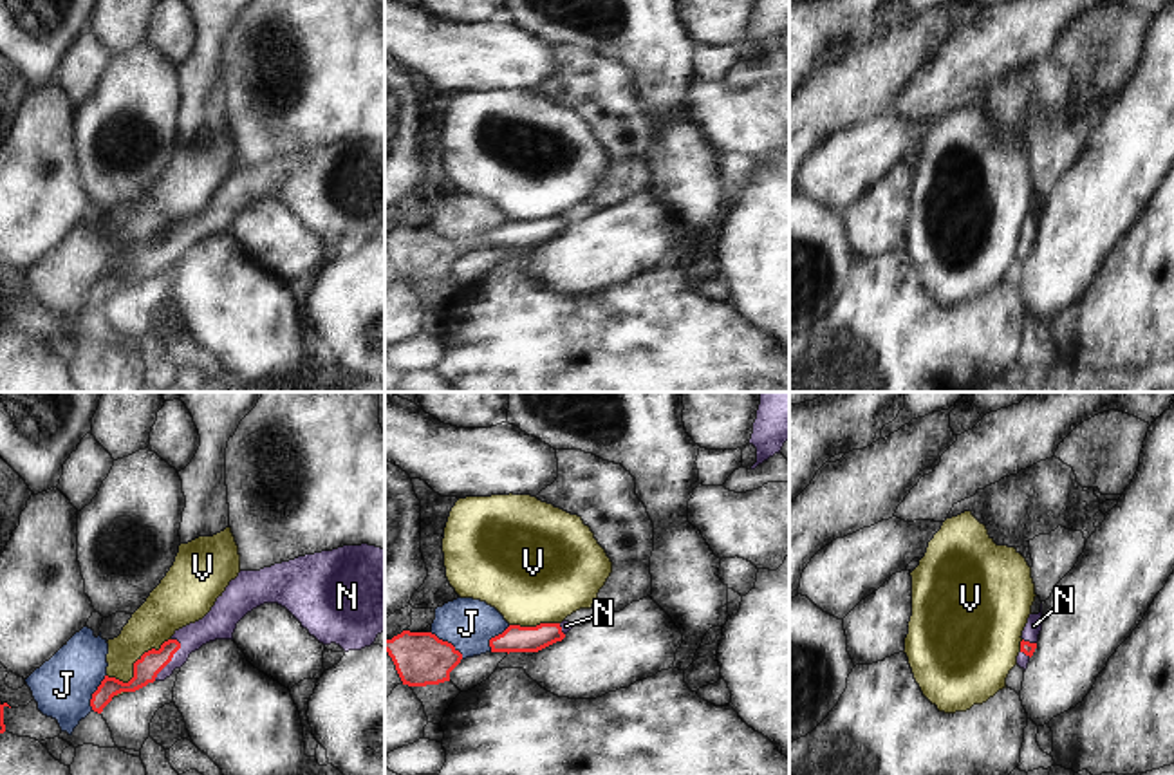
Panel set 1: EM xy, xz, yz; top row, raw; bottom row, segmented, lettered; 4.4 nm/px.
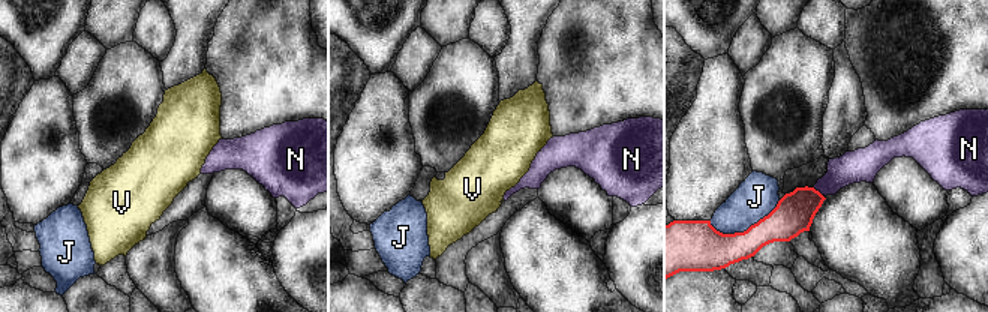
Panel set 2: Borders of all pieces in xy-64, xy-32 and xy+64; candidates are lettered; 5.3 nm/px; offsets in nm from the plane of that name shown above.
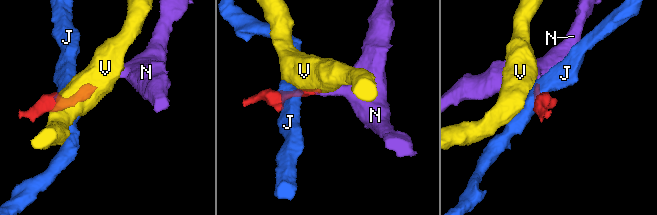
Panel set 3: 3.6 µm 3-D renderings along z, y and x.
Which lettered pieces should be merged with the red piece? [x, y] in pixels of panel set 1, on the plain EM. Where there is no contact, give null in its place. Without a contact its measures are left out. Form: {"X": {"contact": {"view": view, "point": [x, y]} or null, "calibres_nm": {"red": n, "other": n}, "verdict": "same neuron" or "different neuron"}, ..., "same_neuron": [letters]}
{"J": {"contact": {"view": "xz", "point": [447, 237]}, "calibres_nm": {"red": 240, "other": 220}, "verdict": "different neuron"}, "N": {"contact": {"view": "xy", "point": [170, 255]}, "calibres_nm": {"red": 110, "other": 120}, "verdict": "same neuron"}, "V": {"contact": {"view": "xy", "point": [134, 261]}, "calibres_nm": {"red": 110, "other": 190}, "verdict": "different neuron"}, "same_neuron": ["N"]}

